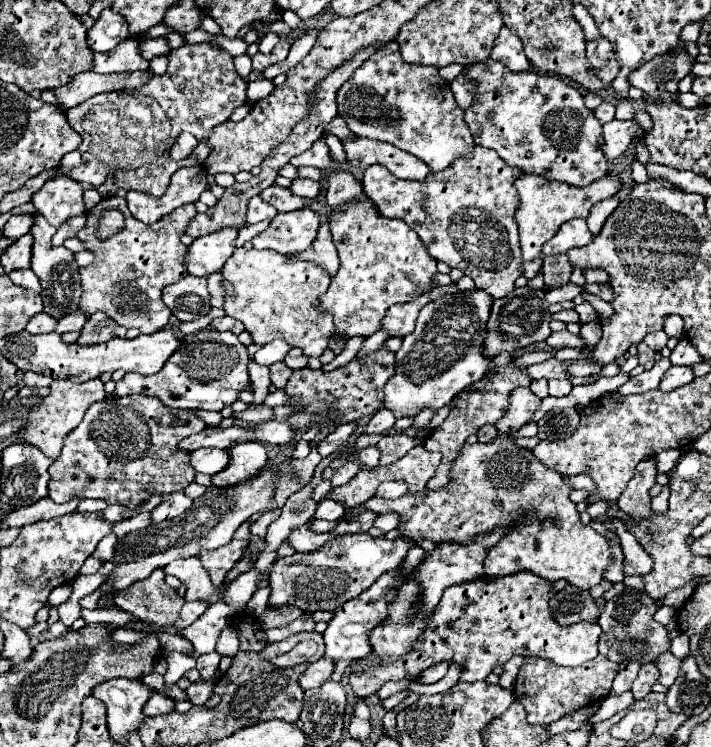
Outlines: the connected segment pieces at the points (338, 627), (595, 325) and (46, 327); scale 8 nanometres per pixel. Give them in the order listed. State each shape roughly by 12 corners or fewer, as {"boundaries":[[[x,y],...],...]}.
{"boundaries":[[[391,574],[337,608],[325,656],[367,656],[367,632],[387,616]],[[599,320],[581,324],[579,334],[587,346],[595,346],[601,338]],[[41,312],[29,320],[31,334],[55,330],[57,320]]]}

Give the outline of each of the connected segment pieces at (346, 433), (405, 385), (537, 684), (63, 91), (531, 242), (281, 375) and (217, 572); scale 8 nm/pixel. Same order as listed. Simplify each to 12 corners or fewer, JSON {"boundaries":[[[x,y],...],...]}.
{"boundaries":[[[357,422],[341,424],[319,444],[319,454],[329,456],[349,440]],[[493,298],[427,302],[395,352],[395,418],[449,404],[493,358]],[[525,658],[513,694],[547,726],[609,696],[619,664]],[[151,70],[75,74],[53,94],[61,110],[87,98],[133,90],[153,78]],[[535,174],[515,180],[523,276],[559,226],[586,219],[621,188],[617,174],[575,188]],[[285,362],[269,366],[271,384],[283,390],[293,374]],[[251,520],[243,522],[229,544],[199,554],[215,586],[243,556]]]}

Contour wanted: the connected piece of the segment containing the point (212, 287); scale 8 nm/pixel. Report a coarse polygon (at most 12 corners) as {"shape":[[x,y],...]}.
{"shape":[[217,274],[209,278],[211,306],[223,308],[223,278]]}

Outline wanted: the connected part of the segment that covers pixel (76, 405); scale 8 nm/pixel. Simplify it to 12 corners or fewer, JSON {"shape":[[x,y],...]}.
{"shape":[[99,378],[57,380],[31,408],[17,440],[55,460],[87,408],[105,398]]}

